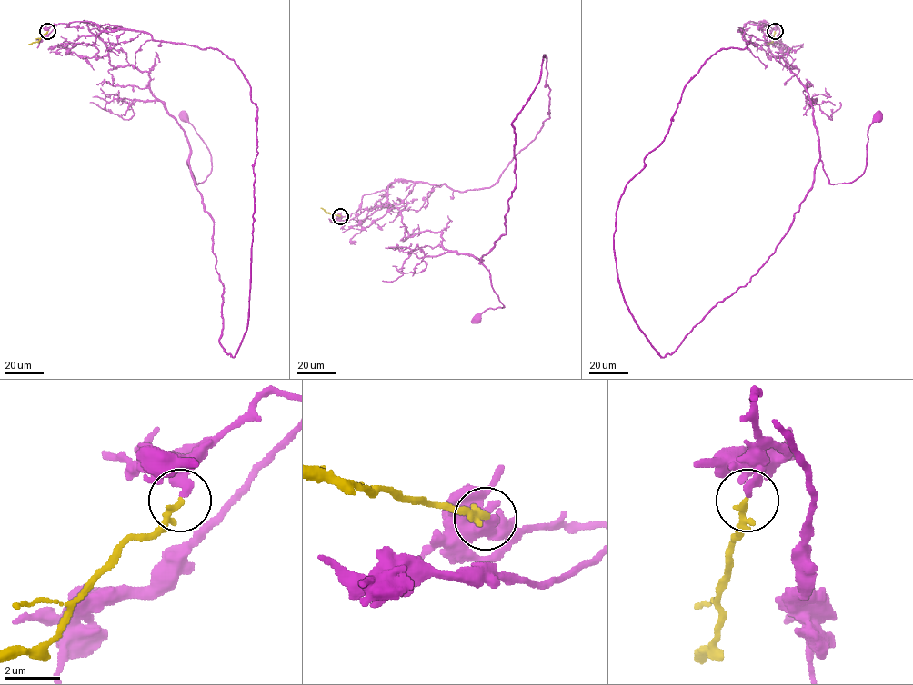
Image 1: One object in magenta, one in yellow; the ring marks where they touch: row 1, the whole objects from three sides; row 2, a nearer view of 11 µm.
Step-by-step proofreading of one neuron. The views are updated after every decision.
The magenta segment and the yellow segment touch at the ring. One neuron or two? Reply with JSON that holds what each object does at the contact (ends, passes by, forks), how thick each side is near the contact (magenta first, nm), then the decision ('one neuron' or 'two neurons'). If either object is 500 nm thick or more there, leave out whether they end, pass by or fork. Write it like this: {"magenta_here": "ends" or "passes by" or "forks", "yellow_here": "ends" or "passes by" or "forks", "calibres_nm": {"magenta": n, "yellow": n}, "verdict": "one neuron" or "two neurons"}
{"magenta_here": "ends", "yellow_here": "ends", "calibres_nm": {"magenta": 340, "yellow": 240}, "verdict": "two neurons"}

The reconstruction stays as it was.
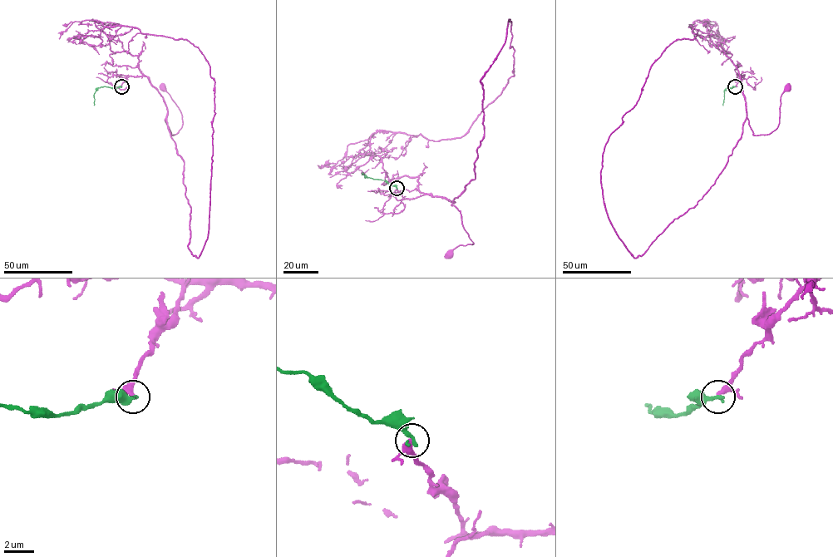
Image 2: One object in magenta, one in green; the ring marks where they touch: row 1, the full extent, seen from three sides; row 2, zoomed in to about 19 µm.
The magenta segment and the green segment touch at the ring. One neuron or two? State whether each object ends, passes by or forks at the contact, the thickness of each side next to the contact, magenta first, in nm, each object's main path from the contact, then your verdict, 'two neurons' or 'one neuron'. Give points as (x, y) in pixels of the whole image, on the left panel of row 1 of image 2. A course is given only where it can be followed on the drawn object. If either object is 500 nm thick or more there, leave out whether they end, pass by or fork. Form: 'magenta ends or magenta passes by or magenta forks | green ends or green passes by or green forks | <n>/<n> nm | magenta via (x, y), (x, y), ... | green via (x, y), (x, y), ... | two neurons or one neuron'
magenta passes by | green ends | 300/320 nm | magenta via (121, 86), (126, 76), (145, 76), (163, 97), (172, 135), (181, 127), (181, 112), (163, 87) | green via (121, 86), (98, 87), (93, 95), (94, 105) | two neurons

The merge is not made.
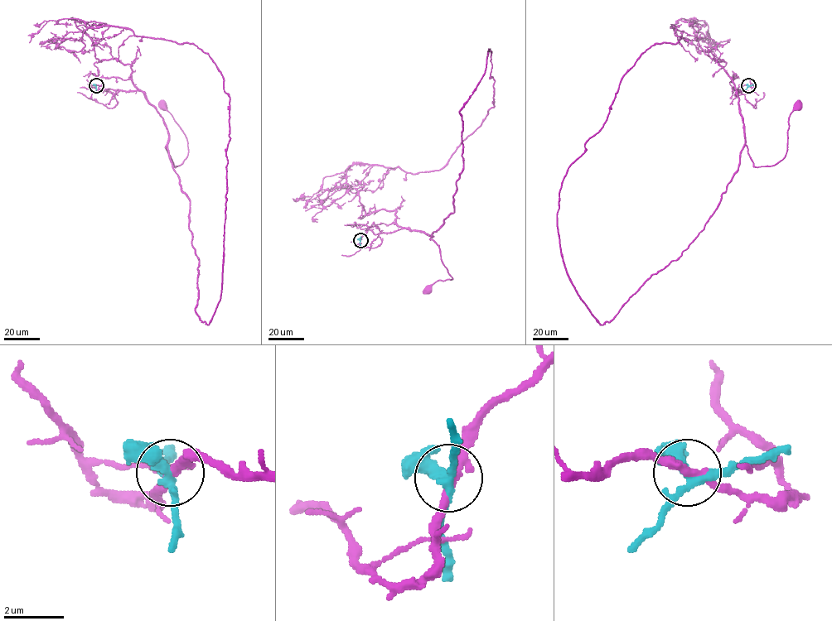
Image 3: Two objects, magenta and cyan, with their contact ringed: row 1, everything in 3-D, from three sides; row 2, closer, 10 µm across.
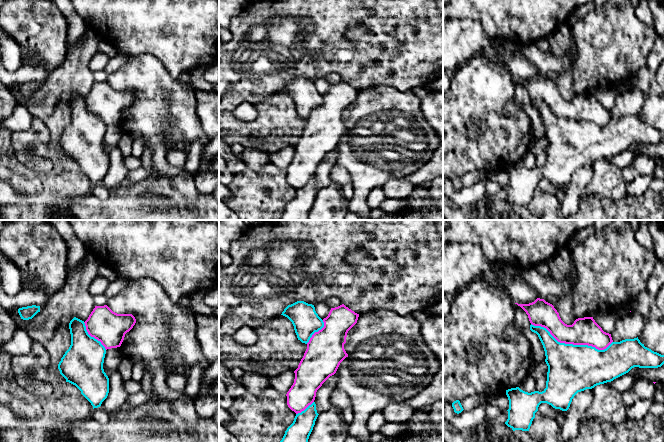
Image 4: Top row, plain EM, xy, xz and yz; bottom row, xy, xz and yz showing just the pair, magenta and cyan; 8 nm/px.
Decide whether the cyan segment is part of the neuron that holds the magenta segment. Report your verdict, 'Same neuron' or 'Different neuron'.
Different neuron

